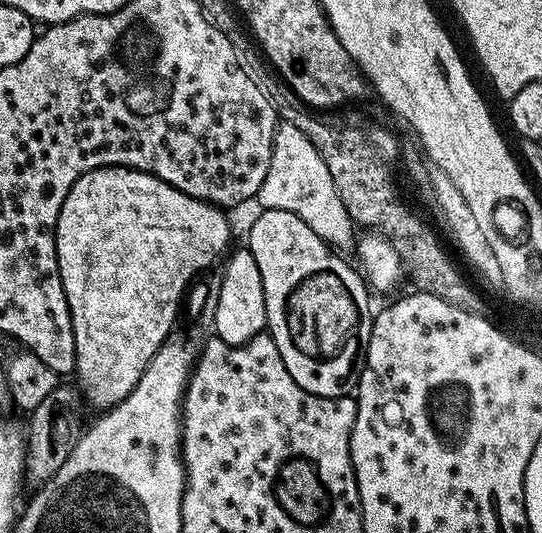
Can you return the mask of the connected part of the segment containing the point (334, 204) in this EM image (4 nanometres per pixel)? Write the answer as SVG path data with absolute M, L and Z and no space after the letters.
M281 121L276 127L270 167L259 187L256 202L261 209L289 210L298 214L314 230L314 234L342 254L355 249L356 230L337 194L326 162L322 161L313 143L292 123Z

